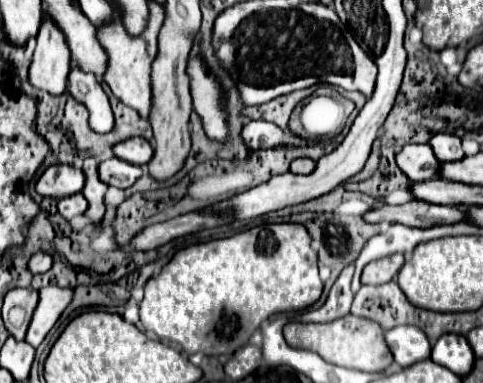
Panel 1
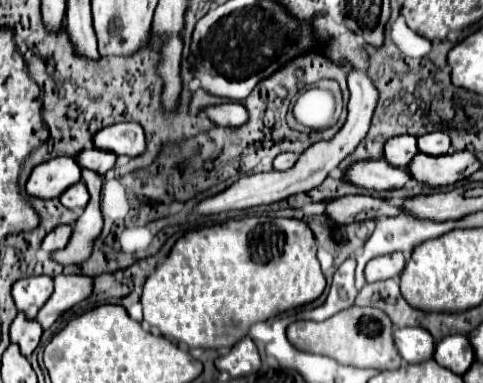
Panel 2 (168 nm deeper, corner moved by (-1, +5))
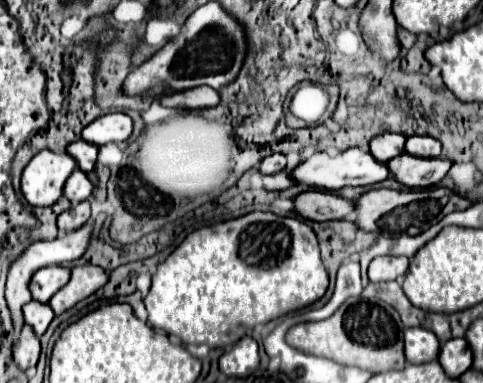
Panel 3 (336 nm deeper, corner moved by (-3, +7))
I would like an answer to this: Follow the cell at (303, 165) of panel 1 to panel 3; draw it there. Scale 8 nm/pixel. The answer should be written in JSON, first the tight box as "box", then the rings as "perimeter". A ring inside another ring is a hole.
{"box":[260,154,286,174],"perimeter":[[[272,154],[272,156],[266,156],[262,162],[260,162],[260,172],[262,174],[276,174],[280,170],[286,168],[286,156],[284,154]]]}

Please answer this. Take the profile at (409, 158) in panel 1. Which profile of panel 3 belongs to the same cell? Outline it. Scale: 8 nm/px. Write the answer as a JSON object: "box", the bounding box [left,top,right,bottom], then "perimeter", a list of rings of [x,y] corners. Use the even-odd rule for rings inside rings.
{"box":[370,134,406,162],"perimeter":[[[380,134],[370,140],[370,154],[376,156],[378,162],[388,162],[392,156],[400,156],[404,152],[406,136],[400,134]]]}

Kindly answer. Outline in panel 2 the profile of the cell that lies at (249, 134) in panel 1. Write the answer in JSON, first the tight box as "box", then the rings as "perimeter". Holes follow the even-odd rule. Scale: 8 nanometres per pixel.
{"box":[206,102,248,128],"perimeter":[[[236,102],[222,104],[222,106],[210,106],[210,108],[206,108],[206,114],[218,126],[240,128],[240,126],[248,124],[248,110]]]}

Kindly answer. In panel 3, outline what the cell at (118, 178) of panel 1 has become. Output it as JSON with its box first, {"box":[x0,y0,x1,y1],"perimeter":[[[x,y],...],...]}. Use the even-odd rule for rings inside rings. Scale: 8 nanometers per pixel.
{"box":[66,140,98,172],"perimeter":[[[84,140],[72,142],[66,146],[66,152],[78,162],[78,168],[84,172],[92,172],[94,164],[96,164],[96,156],[98,156],[98,148],[94,144],[88,144]]]}

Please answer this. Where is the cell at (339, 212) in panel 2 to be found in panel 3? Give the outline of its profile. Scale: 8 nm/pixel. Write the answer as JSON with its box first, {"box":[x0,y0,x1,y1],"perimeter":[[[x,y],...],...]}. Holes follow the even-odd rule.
{"box":[294,190,354,220],"perimeter":[[[308,190],[294,198],[294,210],[306,220],[342,220],[346,214],[354,214],[354,202],[330,192]]]}

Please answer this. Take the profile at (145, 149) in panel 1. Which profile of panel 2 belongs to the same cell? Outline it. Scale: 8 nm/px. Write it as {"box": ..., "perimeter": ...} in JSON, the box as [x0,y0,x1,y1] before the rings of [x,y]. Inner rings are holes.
{"box":[94,122,146,156],"perimeter":[[[124,122],[118,126],[108,126],[94,136],[94,146],[100,150],[114,152],[118,156],[140,156],[146,152],[146,138],[142,126],[134,122]]]}

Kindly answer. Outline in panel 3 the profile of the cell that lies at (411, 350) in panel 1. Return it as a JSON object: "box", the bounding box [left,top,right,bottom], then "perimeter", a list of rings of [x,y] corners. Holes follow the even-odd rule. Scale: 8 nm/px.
{"box":[404,328,440,364],"perimeter":[[[408,328],[404,332],[404,352],[410,364],[432,362],[440,352],[440,342],[434,332],[424,328]]]}

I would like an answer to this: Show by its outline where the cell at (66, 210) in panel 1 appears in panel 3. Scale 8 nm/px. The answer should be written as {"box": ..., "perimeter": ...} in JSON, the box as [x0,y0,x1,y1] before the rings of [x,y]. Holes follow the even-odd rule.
{"box":[64,170,94,204],"perimeter":[[[74,170],[70,180],[66,182],[64,186],[64,196],[72,202],[72,204],[78,204],[82,200],[88,200],[90,194],[92,194],[94,186],[92,182],[88,180],[88,174],[82,172],[82,170]]]}

